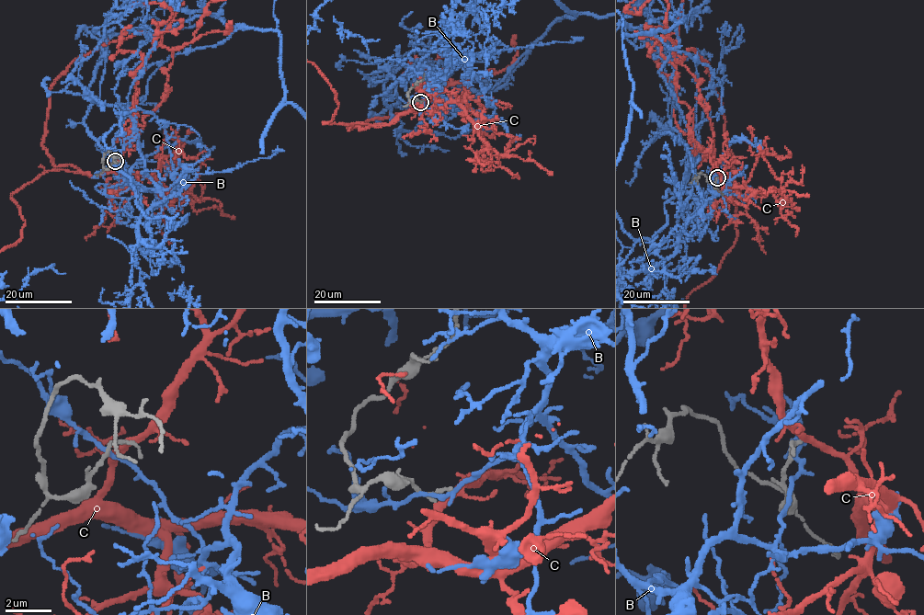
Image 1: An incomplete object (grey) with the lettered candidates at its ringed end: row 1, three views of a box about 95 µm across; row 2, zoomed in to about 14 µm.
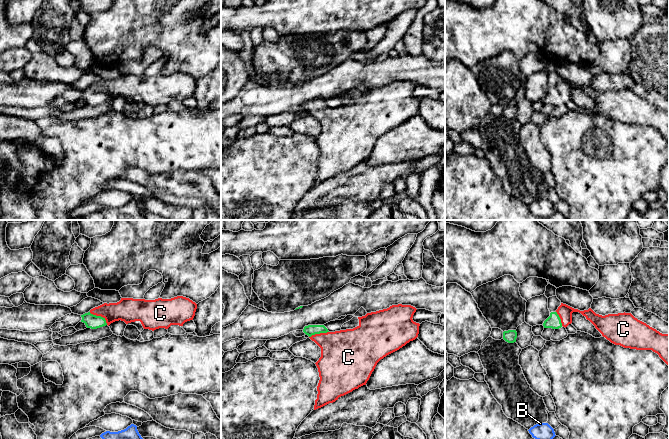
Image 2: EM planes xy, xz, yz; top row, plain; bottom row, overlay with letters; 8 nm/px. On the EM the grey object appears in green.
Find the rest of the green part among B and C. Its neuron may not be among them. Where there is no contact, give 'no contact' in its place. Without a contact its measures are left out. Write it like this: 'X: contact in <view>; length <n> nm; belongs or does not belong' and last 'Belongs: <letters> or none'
B: no contact; does not belong
C: contact in xy; length 180 nm; belongs
Belongs: C

